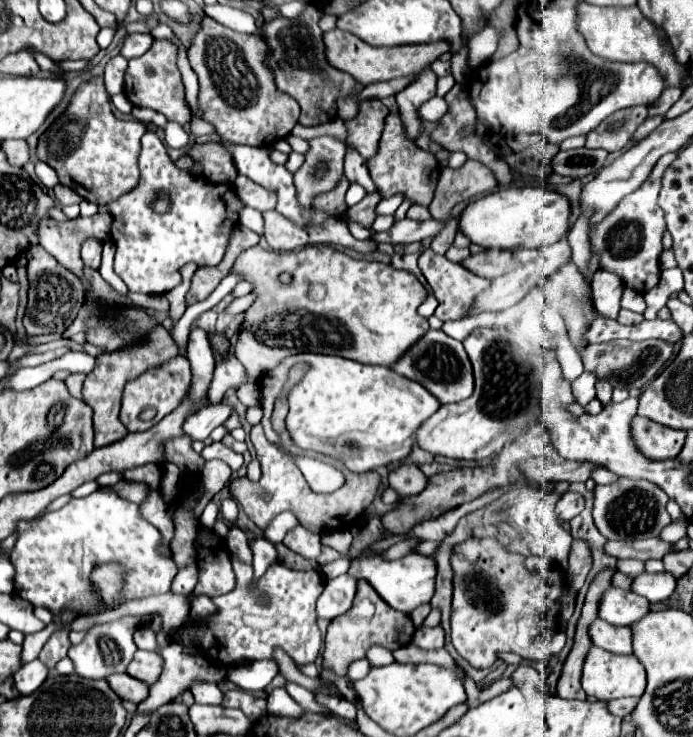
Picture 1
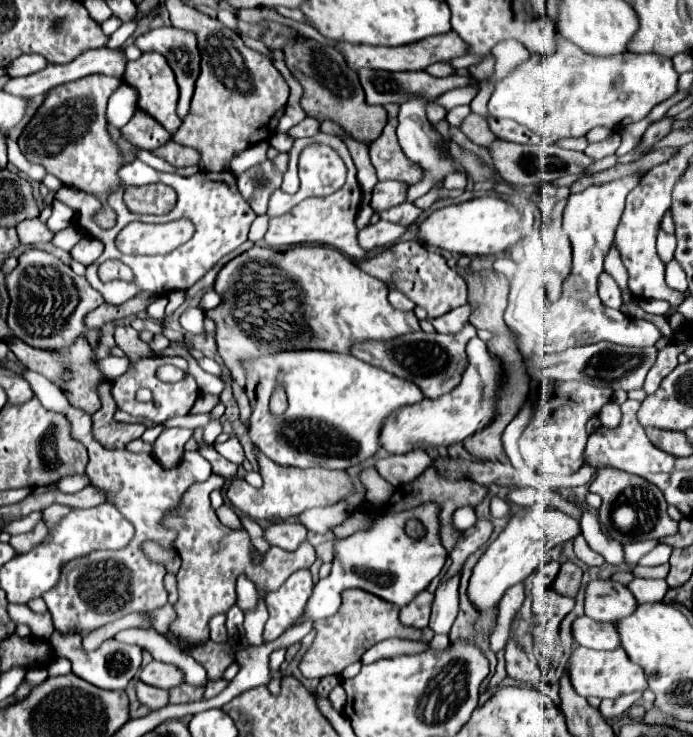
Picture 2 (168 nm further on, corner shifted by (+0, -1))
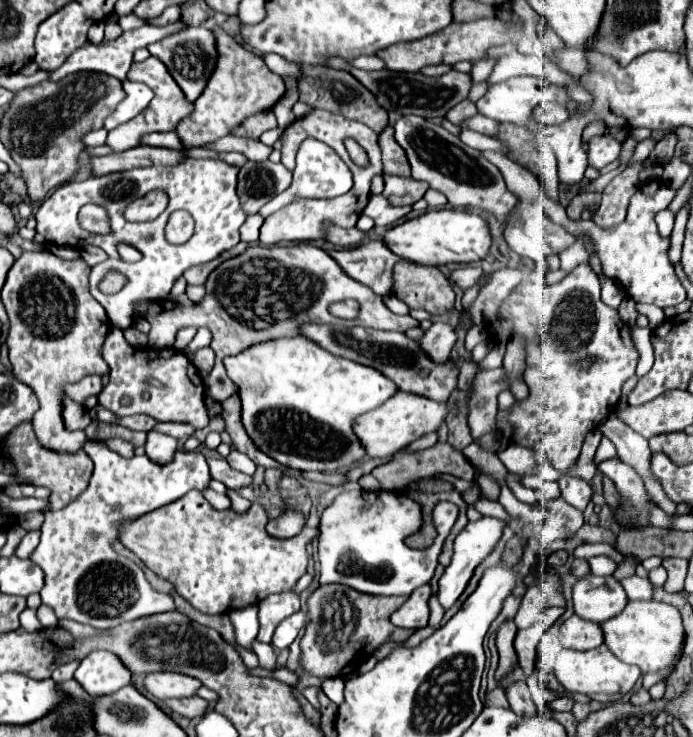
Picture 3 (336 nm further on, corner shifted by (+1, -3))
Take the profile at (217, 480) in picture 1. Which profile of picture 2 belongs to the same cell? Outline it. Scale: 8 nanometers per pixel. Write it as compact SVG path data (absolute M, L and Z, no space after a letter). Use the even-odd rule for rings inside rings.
M211 474L209 480L193 484L193 488L185 492L185 500L181 500L181 508L177 508L177 512L169 512L169 516L163 520L167 528L173 528L177 532L173 546L181 556L181 568L177 572L177 620L171 626L171 632L187 644L201 644L209 640L209 620L217 614L225 614L235 604L235 582L241 574L245 574L257 588L263 586L267 592L271 592L277 590L293 572L309 568L315 562L315 548L309 542L301 544L295 552L285 552L277 546L271 546L263 554L263 558L255 562L255 548L249 540L247 530L233 530L221 524L215 510L209 506L209 494L222 487L224 482L225 479L221 476Z

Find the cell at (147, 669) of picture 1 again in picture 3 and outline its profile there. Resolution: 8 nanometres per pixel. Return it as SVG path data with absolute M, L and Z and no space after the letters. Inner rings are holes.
M152 672L144 678L144 688L160 700L192 696L200 686L202 684L196 678L178 672Z

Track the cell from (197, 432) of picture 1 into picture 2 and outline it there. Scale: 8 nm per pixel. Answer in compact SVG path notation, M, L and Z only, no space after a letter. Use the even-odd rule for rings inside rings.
M169 428L159 434L159 438L153 442L151 456L163 466L173 468L179 464L183 456L183 446L191 438L191 430L185 428Z

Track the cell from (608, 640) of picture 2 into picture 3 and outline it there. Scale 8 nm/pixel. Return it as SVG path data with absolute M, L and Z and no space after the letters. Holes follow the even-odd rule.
M574 614L560 626L560 642L564 648L592 650L604 644L604 632L596 622L582 620Z

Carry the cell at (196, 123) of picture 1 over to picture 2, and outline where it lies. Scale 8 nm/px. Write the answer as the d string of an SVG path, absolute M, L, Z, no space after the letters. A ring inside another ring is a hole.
M167 26L167 28L149 30L147 34L139 36L135 42L143 52L159 52L167 58L181 90L177 114L185 118L195 90L195 80L201 70L199 68L201 52L197 48L197 38L193 38L193 32Z

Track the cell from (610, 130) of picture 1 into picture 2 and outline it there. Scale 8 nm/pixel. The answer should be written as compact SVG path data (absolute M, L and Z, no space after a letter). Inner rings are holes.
M611 134L611 136L605 138L603 142L589 144L587 150L585 150L585 154L591 156L593 160L601 160L601 158L605 158L605 156L615 154L615 150L619 148L619 144L621 144L621 136L619 136L619 134Z

